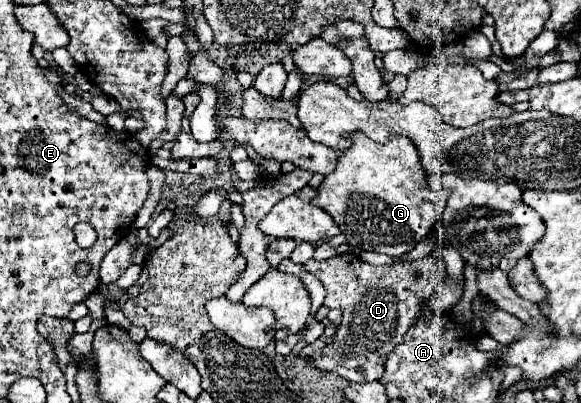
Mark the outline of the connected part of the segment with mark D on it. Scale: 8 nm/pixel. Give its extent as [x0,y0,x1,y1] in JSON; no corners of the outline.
[304,253,448,383]

